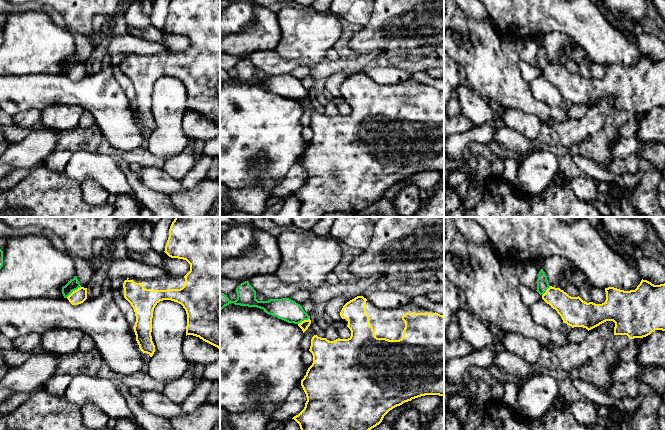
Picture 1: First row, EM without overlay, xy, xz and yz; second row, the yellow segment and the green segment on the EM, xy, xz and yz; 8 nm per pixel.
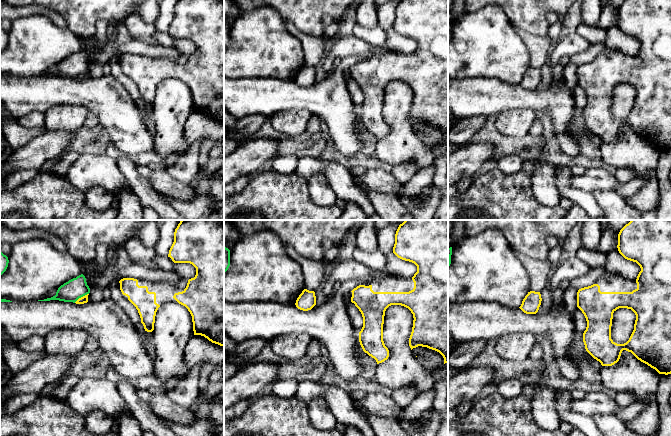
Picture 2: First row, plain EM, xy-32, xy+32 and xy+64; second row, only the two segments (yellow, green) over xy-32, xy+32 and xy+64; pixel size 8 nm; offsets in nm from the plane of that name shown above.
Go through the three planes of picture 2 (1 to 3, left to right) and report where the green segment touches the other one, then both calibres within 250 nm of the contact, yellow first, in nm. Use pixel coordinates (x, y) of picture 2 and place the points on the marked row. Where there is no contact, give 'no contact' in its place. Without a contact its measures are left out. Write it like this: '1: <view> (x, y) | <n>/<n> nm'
1: xy-32 (81, 297) | 60/170 nm
2: no contact
3: no contact

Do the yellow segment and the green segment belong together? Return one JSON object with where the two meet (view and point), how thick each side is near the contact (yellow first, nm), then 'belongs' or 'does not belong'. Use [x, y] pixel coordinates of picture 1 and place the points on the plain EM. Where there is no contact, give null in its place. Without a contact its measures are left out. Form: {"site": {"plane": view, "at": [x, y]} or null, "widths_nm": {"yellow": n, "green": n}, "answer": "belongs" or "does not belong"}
{"site": {"plane": "xy", "at": [73, 67]}, "widths_nm": {"yellow": 120, "green": 90}, "answer": "does not belong"}

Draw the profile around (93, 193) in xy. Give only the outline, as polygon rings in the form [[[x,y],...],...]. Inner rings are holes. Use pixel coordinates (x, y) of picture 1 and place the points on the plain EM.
[[[90,179],[81,185],[83,199],[86,203],[96,206],[108,202],[110,193],[98,182]]]

